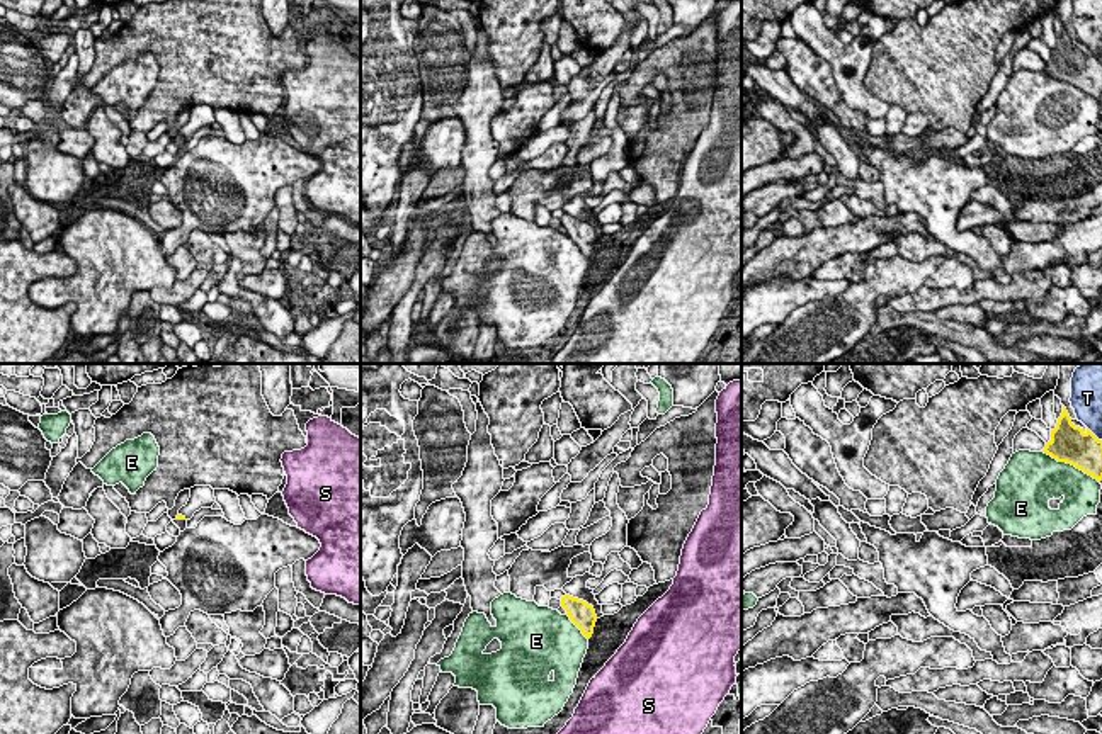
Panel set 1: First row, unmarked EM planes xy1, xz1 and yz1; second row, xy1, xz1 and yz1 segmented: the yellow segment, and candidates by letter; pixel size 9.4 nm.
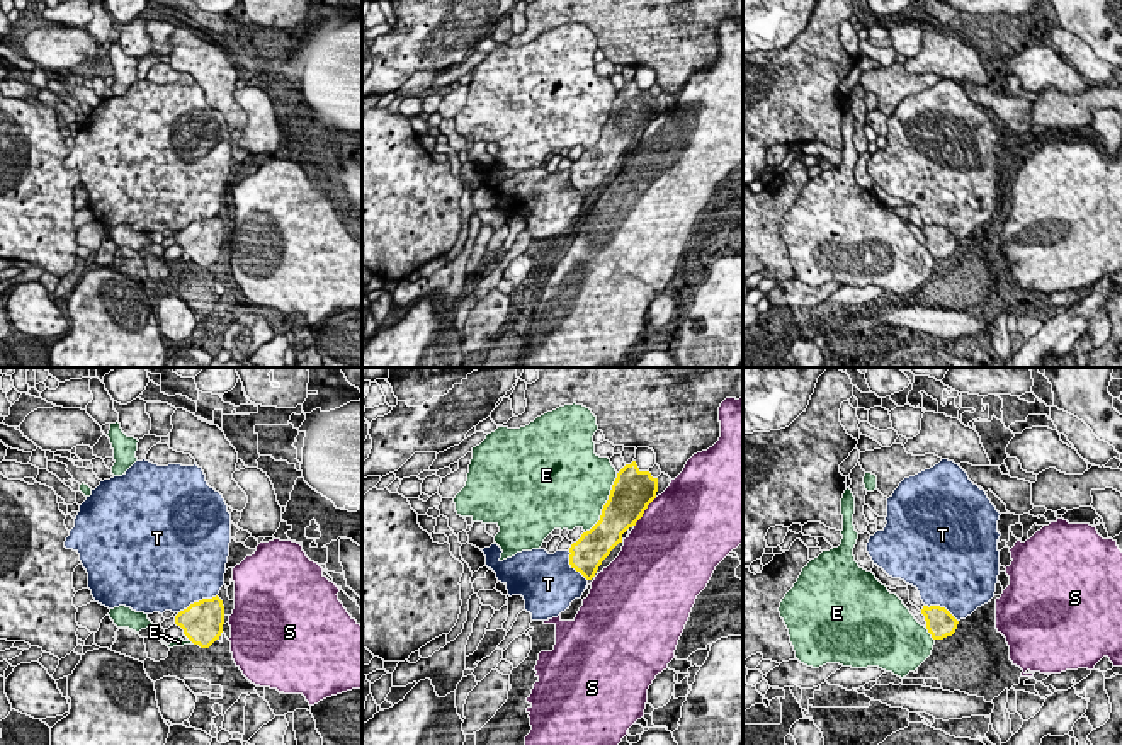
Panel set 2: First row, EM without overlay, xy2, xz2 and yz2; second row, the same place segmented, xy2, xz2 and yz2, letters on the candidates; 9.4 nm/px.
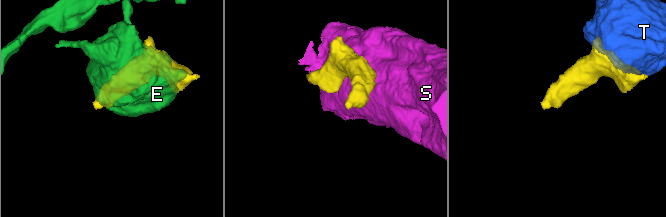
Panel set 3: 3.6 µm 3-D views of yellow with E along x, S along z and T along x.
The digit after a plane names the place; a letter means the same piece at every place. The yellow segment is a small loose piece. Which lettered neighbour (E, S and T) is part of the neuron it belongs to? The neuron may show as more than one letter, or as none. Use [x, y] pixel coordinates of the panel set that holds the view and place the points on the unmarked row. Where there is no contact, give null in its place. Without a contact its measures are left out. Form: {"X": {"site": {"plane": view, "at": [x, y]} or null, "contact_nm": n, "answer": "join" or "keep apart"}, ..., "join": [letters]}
{"E": {"site": {"plane": "xz2", "at": [606, 123]}, "contact_nm": 650, "answer": "keep apart"}, "S": {"site": {"plane": "xz2", "at": [643, 131]}, "contact_nm": 360, "answer": "keep apart"}, "T": {"site": {"plane": "xy2", "at": [199, 220]}, "contact_nm": 400, "answer": "keep apart"}, "join": []}

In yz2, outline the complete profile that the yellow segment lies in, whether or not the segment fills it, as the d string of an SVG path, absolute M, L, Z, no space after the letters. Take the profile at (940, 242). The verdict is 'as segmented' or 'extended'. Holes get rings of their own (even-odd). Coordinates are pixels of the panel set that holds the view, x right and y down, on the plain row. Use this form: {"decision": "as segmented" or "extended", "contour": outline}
{"decision": "as segmented", "contour": "M923 225L921 233L933 259L952 255L957 248L959 240L945 226Z"}

